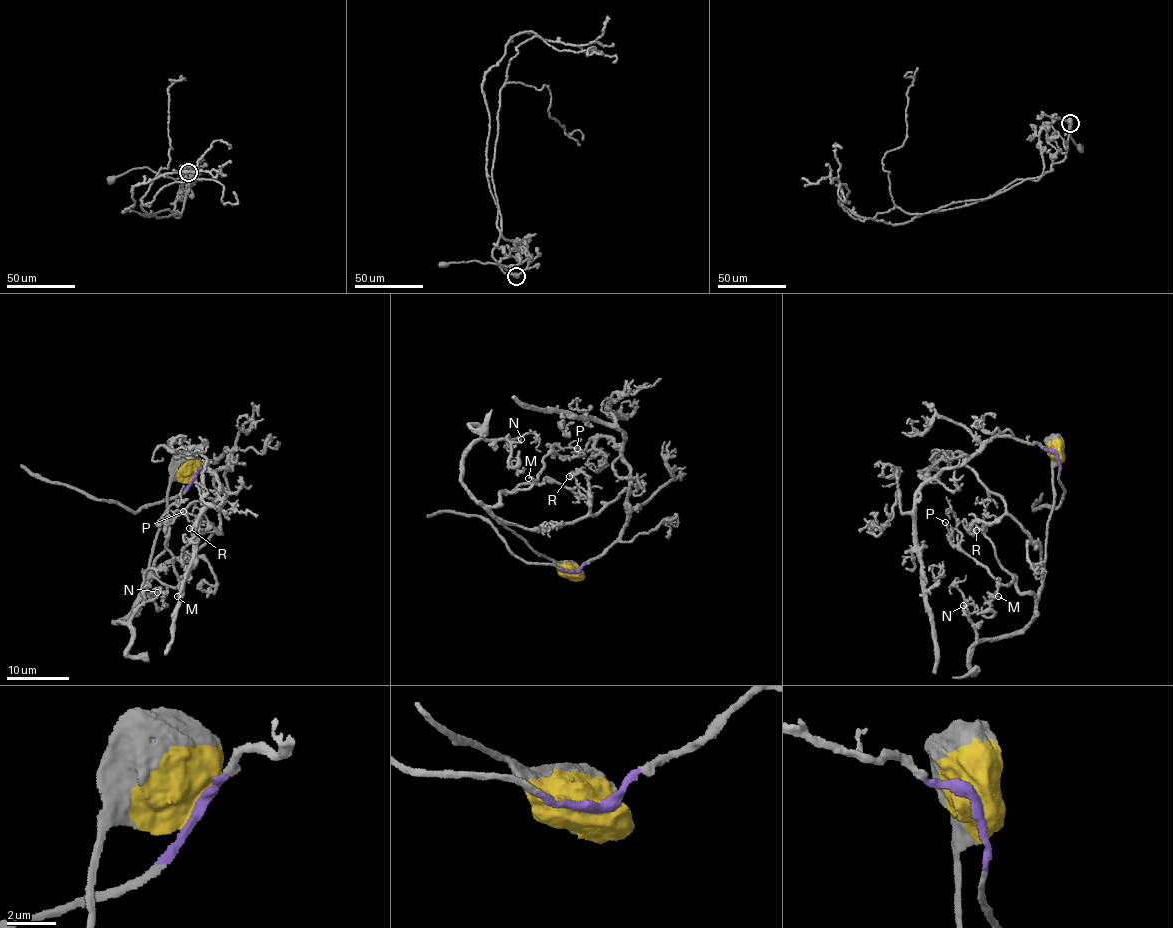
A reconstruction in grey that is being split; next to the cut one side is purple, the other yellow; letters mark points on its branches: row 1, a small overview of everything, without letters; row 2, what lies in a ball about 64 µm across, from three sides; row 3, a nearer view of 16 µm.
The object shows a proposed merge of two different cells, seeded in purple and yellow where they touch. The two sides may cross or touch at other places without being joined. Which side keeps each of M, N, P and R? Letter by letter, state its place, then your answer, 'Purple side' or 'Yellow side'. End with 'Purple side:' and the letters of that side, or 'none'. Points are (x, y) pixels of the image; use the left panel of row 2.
M: Place: (177, 596). Yellow side
N: Place: (157, 592). Yellow side
P: Place: (183, 511). Yellow side
R: Place: (189, 528). Yellow side
Purple side: none

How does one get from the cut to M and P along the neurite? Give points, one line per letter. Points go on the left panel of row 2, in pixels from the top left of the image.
M: (193, 476), (171, 482), (143, 594), (150, 594), (146, 582), (152, 577), (177, 586), (181, 590), (176, 597)
P: (193, 476), (171, 482), (143, 594), (150, 594), (146, 582), (152, 577), (177, 585), (164, 533), (184, 511)

